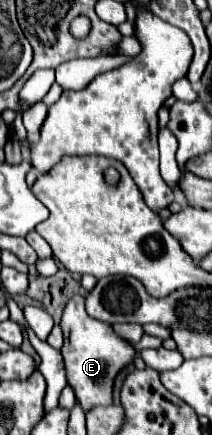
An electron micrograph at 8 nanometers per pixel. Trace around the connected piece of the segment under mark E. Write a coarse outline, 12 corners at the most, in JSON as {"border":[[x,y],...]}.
{"border":[[65,306],[67,380],[85,410],[109,406],[113,380],[137,356],[109,324]]}

